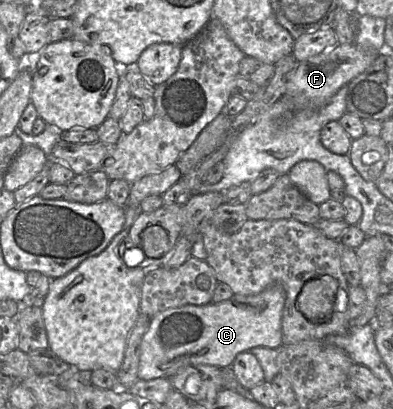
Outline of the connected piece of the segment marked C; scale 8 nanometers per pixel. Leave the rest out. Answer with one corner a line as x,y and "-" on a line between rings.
273,285
256,295
236,295
220,303
170,308
150,319
140,344
138,378
170,378
188,366
230,368
235,357
252,348
277,349
282,345
285,291

